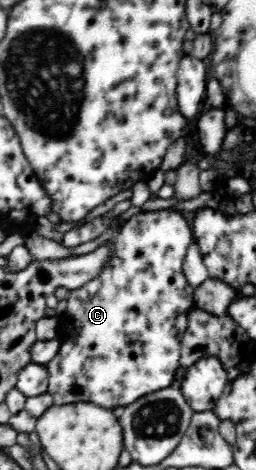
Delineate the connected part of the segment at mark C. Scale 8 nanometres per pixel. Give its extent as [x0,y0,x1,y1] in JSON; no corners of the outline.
[48,209,195,409]

